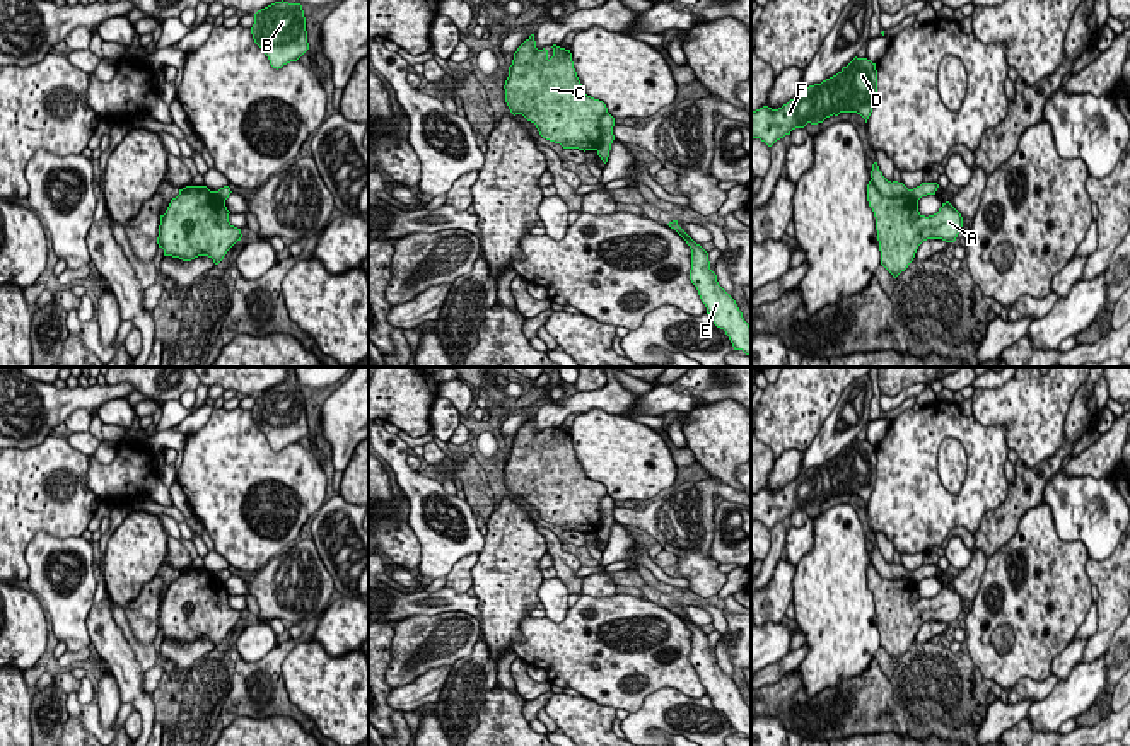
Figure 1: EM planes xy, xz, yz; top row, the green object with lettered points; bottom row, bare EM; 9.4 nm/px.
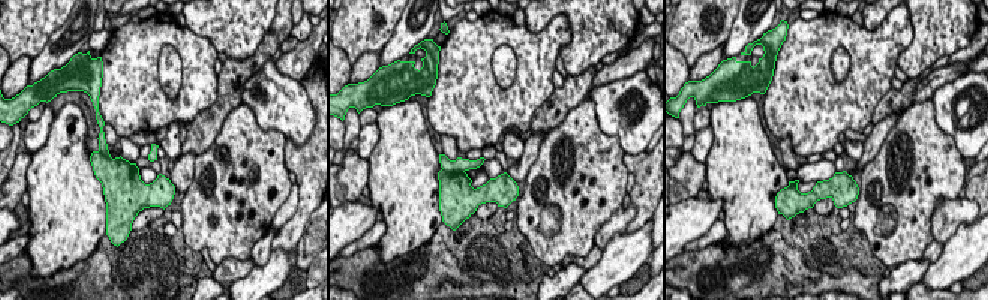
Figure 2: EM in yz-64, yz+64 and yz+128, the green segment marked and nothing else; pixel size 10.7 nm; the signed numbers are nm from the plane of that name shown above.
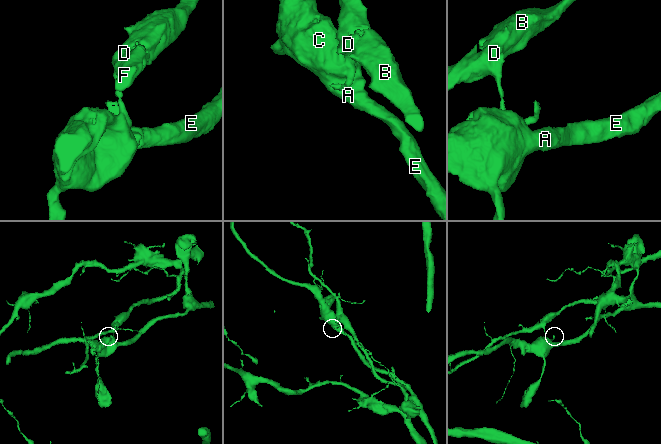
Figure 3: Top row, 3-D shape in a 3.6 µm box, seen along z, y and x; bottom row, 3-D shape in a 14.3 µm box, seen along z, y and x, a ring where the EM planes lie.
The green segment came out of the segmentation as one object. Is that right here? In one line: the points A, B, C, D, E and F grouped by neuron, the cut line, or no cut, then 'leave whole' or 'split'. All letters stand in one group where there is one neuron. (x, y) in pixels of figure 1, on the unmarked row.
A C E / B D F; cut in yz along (871, 562), (888, 579), (912, 579), (917, 584); split

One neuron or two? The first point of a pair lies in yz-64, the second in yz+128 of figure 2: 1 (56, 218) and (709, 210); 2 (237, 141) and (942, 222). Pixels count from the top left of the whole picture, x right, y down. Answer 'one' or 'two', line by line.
1: two
2: two

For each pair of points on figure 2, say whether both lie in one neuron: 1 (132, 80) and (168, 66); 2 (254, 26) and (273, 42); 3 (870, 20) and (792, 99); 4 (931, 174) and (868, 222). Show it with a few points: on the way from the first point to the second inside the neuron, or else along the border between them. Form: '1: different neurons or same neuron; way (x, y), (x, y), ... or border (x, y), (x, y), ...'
1: different neurons; border (165, 44), (159, 54), (159, 84), (173, 101)
2: different neurons; border (276, 15), (258, 48), (243, 62)
3: different neurons; border (888, 15), (871, 30), (862, 26)
4: same neuron; way (918, 198), (910, 222), (892, 240), (885, 240)

